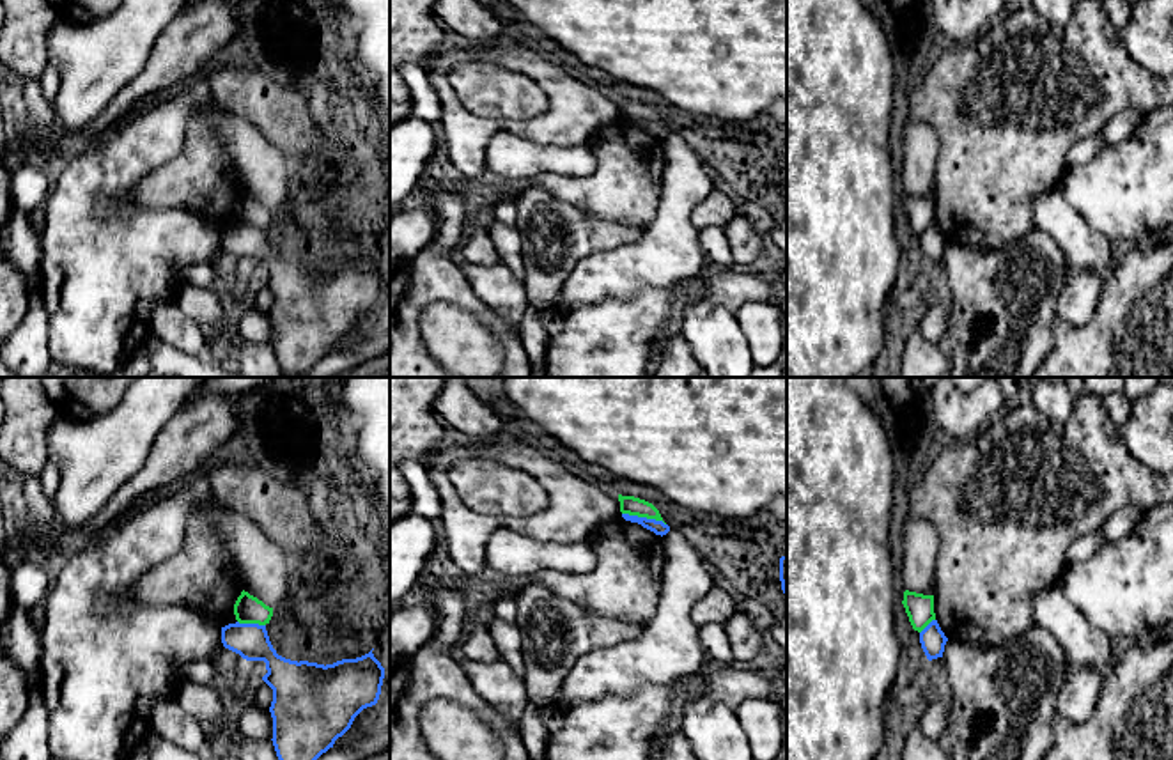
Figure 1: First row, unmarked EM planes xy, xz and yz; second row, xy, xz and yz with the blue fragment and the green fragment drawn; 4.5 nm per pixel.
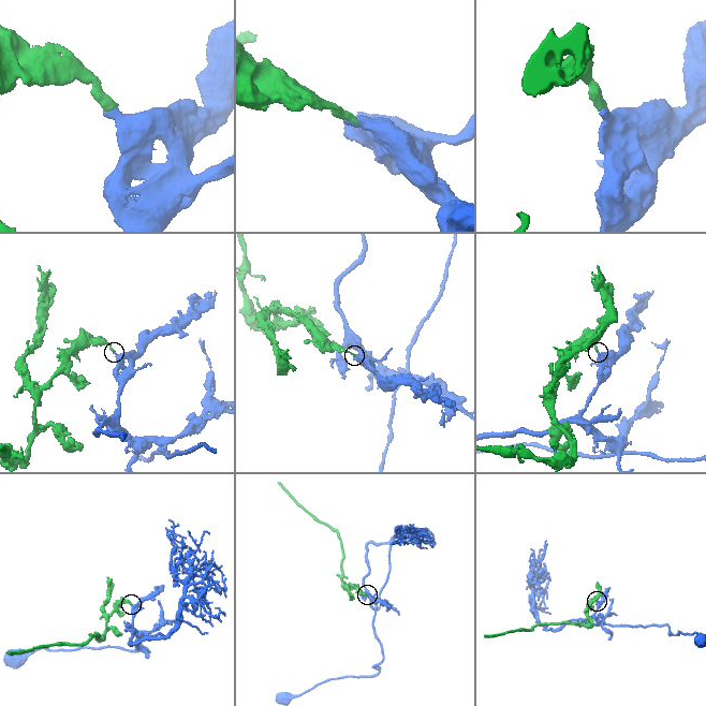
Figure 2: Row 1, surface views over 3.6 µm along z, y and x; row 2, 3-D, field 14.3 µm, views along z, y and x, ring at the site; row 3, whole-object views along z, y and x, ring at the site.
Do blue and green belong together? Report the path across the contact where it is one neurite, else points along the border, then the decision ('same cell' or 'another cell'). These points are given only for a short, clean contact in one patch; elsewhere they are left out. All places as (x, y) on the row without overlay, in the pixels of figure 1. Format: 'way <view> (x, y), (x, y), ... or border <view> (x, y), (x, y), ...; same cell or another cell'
border xz (622, 116), (654, 121), (665, 128); another cell

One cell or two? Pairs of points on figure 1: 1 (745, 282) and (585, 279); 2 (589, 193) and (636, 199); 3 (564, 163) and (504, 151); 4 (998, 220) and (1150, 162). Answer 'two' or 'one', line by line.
1: two
2: one
3: one
4: two

